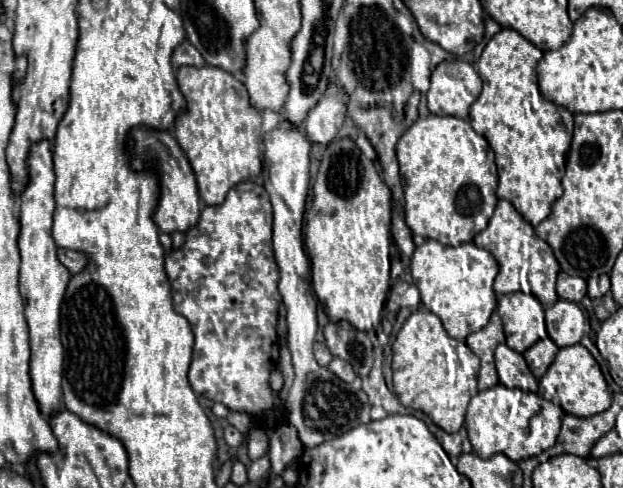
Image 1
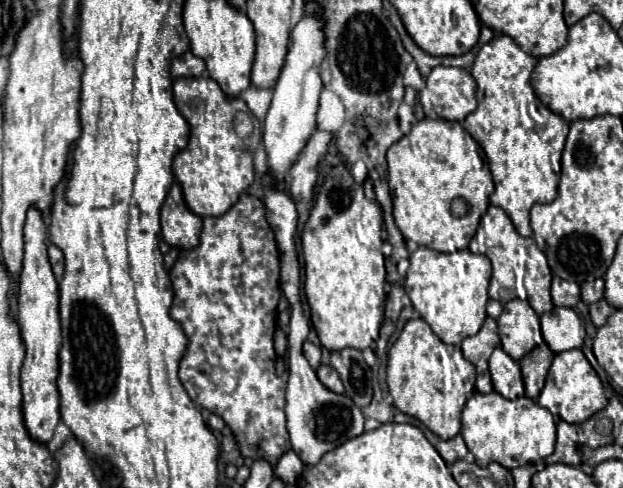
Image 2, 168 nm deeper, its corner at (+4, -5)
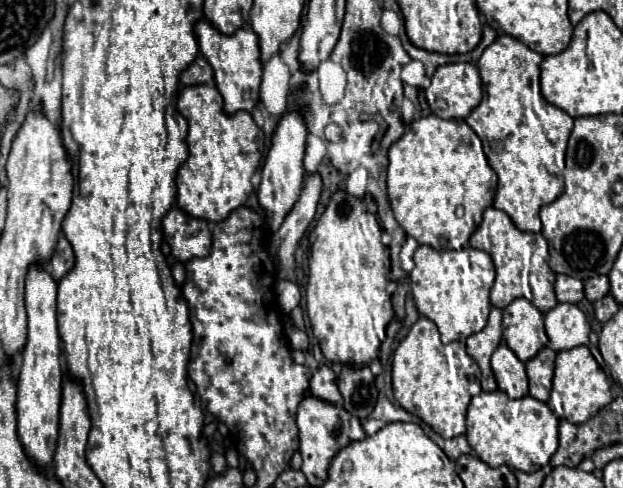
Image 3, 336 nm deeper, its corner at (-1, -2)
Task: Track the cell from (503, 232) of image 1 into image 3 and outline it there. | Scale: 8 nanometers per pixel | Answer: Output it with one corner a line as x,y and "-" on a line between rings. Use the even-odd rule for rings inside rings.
488,208
484,212
484,222
472,234
470,244
478,250
488,252
494,260
496,276
494,286
490,290
490,300
494,306
504,308
512,300
524,297
531,301
540,312
546,314
548,310
552,310
558,304
556,294
554,294
556,274
550,270
548,243
541,233
522,232
514,226
514,222
506,216
506,212
502,212
498,208

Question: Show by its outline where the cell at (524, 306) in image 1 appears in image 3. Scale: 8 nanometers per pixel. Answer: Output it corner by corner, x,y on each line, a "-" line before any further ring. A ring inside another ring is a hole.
516,298
506,308
504,314
504,340
522,358
522,362
530,360
542,346
546,346
548,337
544,329
544,314
530,304
526,298

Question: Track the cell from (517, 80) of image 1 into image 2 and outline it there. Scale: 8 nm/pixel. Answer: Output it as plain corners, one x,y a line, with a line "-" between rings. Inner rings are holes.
495,35
481,47
471,75
477,81
477,109
467,115
463,127
483,147
495,181
491,205
503,209
523,237
531,237
529,211
535,203
555,199
561,173
561,157
569,123
549,111
533,93
531,71
537,59
527,55
509,35

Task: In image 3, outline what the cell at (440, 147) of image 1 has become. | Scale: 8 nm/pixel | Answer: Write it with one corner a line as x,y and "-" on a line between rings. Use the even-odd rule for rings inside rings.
434,114
414,120
404,136
390,146
388,152
388,196
394,210
394,218
406,230
408,236
416,238
418,244
432,246
434,250
460,250
468,244
474,228
482,220
484,208
492,206
492,192
496,192
498,176
490,168
480,138
464,120
442,120

